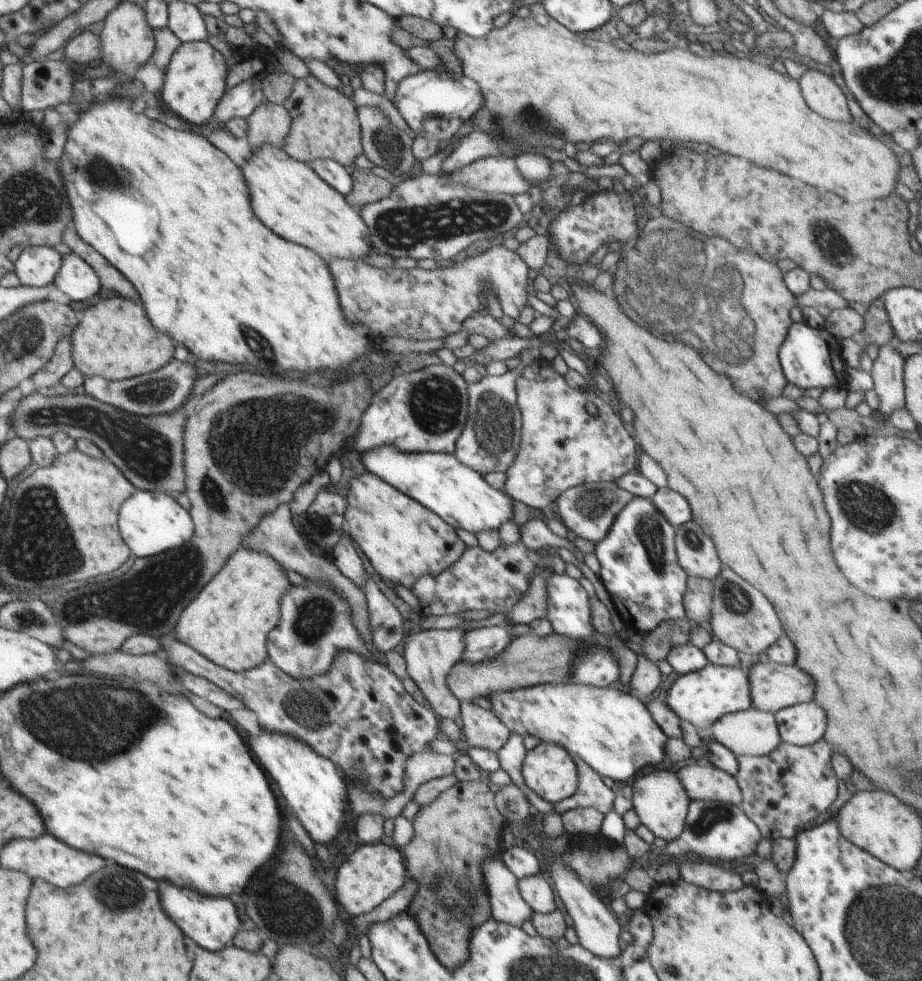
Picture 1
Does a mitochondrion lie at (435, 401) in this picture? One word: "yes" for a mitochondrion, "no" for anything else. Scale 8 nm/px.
yes

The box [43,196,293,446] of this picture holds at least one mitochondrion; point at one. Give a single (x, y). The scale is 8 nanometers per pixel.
(159, 390)

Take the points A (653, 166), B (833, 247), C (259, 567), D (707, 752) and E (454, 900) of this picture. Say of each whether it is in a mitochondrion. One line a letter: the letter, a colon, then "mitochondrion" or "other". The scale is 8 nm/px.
A: other
B: mitochondrion
C: other
D: other
E: mitochondrion

